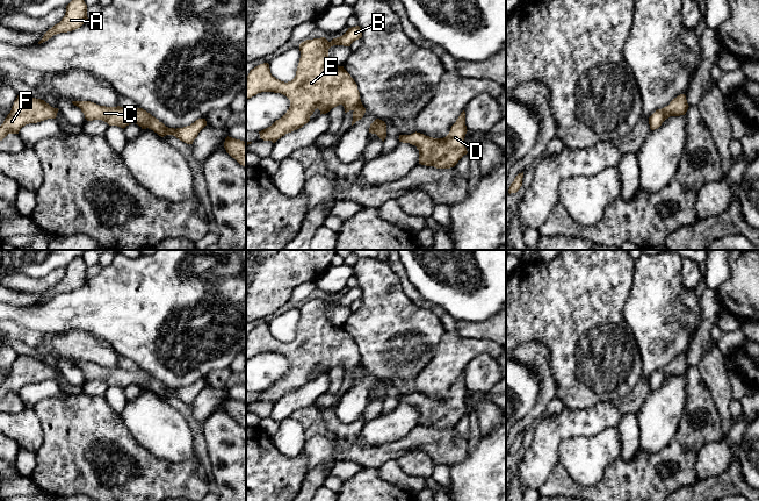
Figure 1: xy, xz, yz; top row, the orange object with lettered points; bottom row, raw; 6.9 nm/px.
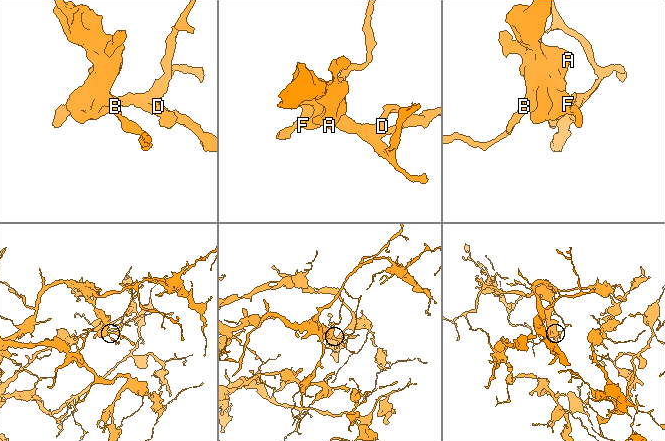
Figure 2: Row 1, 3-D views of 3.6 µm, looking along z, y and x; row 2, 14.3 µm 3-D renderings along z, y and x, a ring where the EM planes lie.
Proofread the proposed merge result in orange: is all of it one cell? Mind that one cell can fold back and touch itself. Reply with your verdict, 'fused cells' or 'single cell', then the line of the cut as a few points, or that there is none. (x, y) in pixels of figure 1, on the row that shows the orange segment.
single cell | no cut

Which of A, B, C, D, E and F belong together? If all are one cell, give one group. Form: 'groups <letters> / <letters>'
groups A B C D E F

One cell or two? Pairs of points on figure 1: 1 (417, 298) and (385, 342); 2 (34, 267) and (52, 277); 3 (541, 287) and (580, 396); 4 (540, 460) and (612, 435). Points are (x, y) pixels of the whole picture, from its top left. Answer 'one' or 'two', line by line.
1: two
2: two
3: one
4: two

